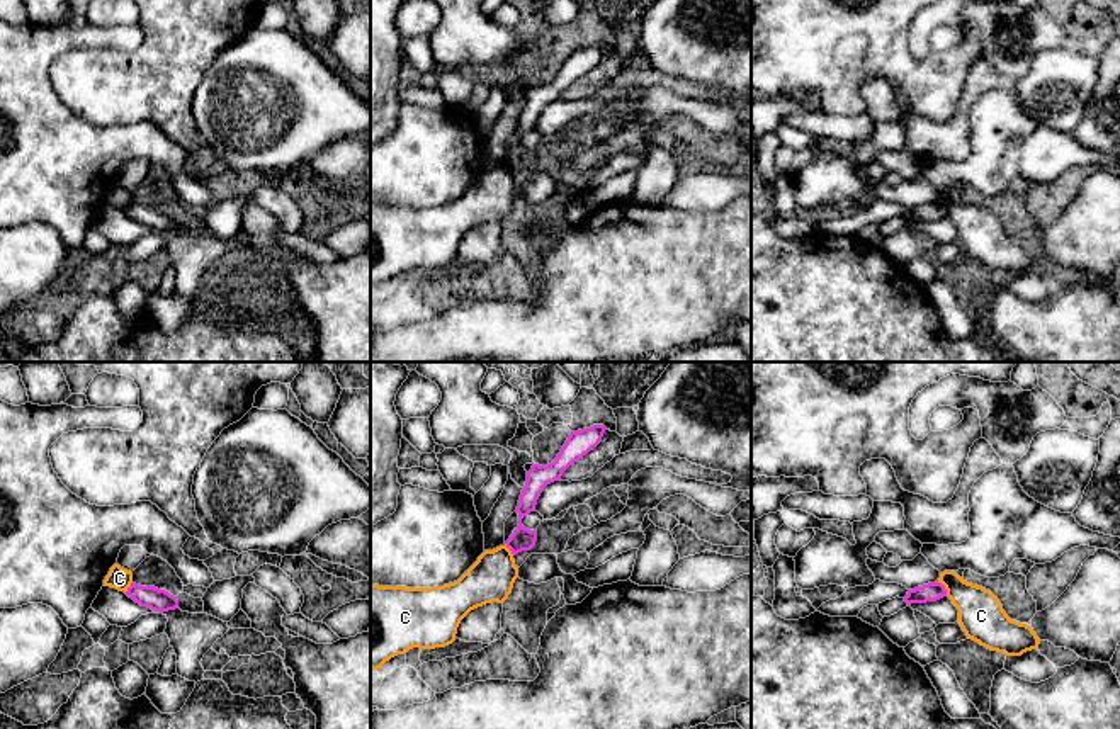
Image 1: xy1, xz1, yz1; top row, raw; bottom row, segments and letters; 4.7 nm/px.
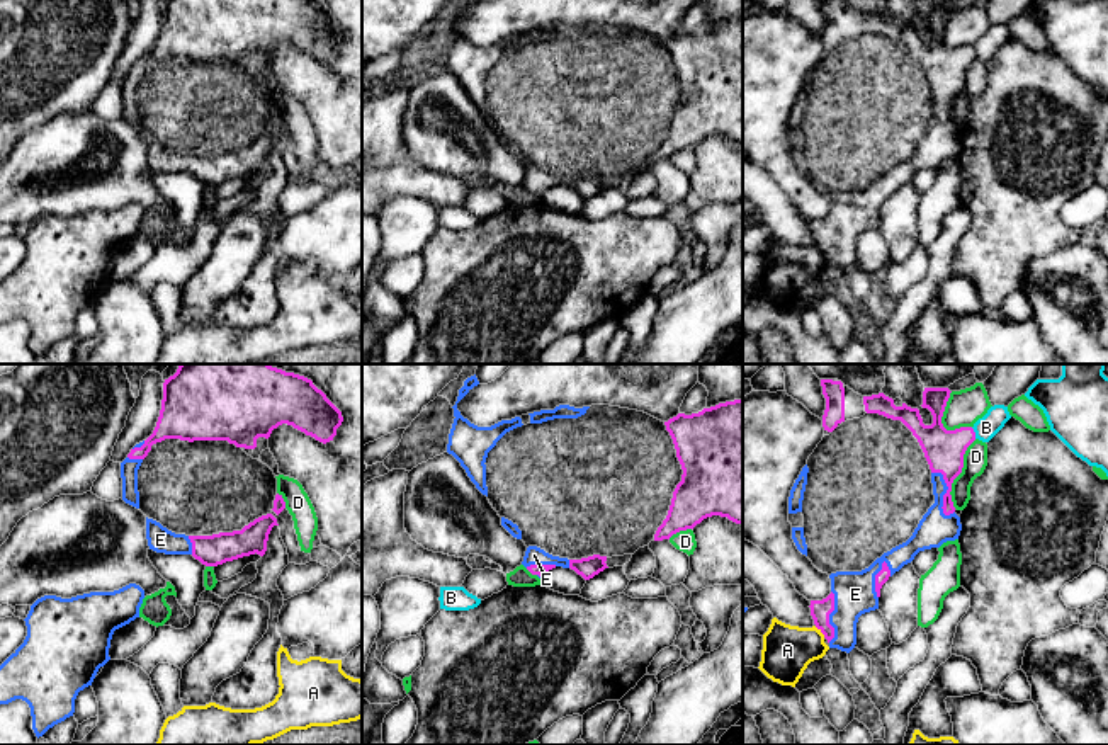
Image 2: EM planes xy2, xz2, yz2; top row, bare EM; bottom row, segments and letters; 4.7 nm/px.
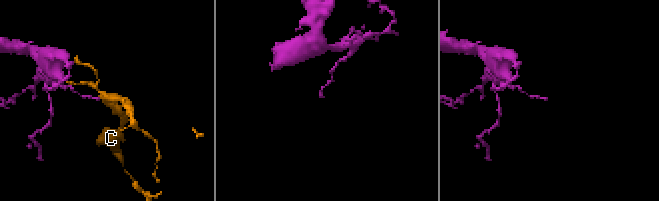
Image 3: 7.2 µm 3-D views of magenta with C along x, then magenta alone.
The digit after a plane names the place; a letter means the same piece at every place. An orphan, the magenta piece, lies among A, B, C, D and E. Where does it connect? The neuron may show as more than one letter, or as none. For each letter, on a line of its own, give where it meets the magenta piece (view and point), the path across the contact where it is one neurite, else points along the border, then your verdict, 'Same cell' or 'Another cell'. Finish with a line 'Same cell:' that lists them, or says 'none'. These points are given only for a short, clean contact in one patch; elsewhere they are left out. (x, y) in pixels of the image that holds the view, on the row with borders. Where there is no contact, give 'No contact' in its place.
A: Touches magenta at yz2 (821, 631). Another cell
B: Touches magenta at yz2 (974, 432). Boundary: yz2 (971, 427), (976, 437). Another cell
C: Touches magenta at yz1 (944, 588). Another cell
D: Touches magenta at yz2 (961, 472). Another cell
E: Touches magenta at yz2 (947, 492). Same cell
Same cell: E

